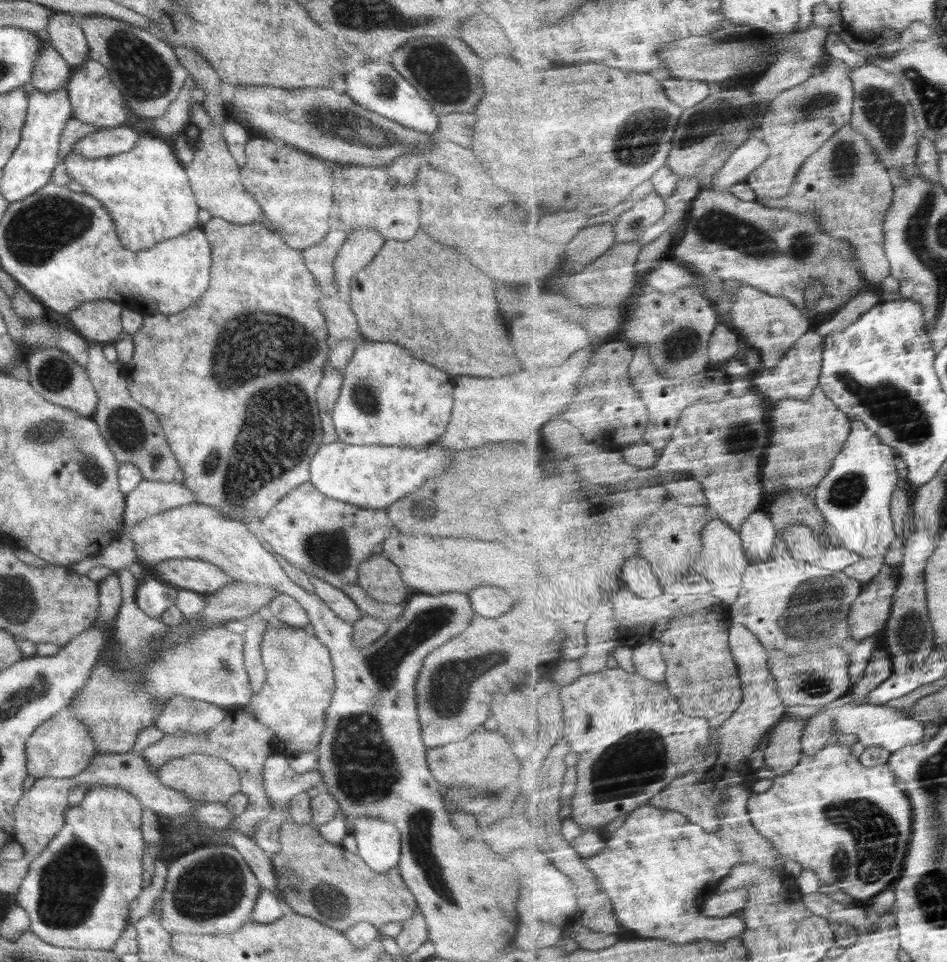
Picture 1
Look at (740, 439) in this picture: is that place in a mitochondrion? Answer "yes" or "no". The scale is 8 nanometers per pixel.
yes

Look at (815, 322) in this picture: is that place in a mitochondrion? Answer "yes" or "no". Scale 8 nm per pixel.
no

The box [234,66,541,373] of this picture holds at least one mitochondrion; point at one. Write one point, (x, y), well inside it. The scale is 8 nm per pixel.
(336, 121)

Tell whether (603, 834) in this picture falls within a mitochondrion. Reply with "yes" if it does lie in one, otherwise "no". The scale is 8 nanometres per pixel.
no

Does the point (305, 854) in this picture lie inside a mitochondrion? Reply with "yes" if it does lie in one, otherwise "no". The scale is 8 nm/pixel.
no

